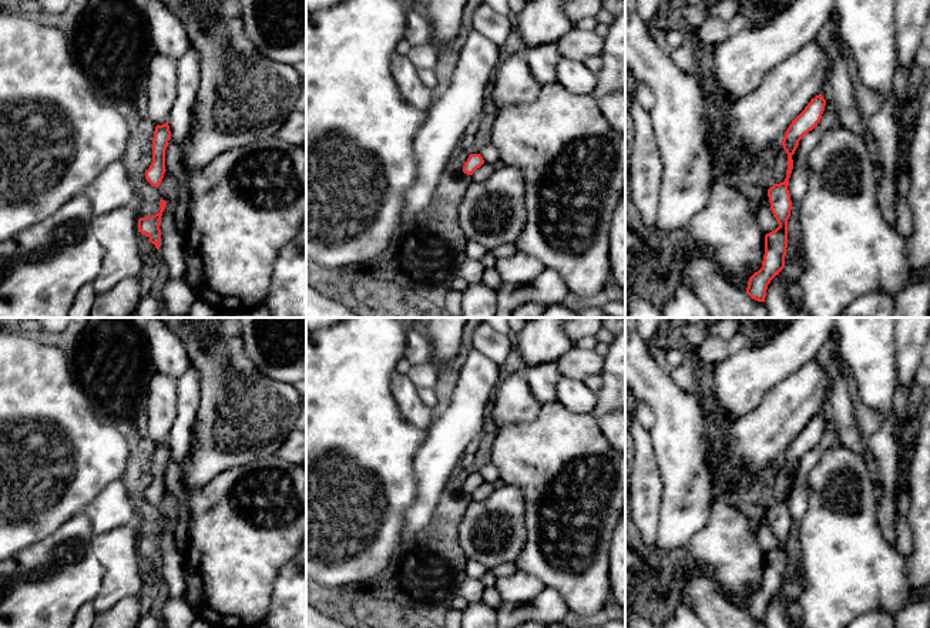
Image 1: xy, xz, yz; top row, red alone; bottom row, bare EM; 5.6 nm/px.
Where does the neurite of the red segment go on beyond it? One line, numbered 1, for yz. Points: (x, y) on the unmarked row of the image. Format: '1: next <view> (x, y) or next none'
1: next none

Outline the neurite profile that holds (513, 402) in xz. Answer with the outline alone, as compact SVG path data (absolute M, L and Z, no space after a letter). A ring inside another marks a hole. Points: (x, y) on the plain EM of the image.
M521 372L508 375L494 392L487 413L488 426L494 429L531 422L537 417L540 406Z

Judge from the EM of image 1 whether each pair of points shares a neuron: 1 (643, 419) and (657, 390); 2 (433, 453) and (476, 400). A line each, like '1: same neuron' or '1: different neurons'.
1: different neurons
2: same neuron

